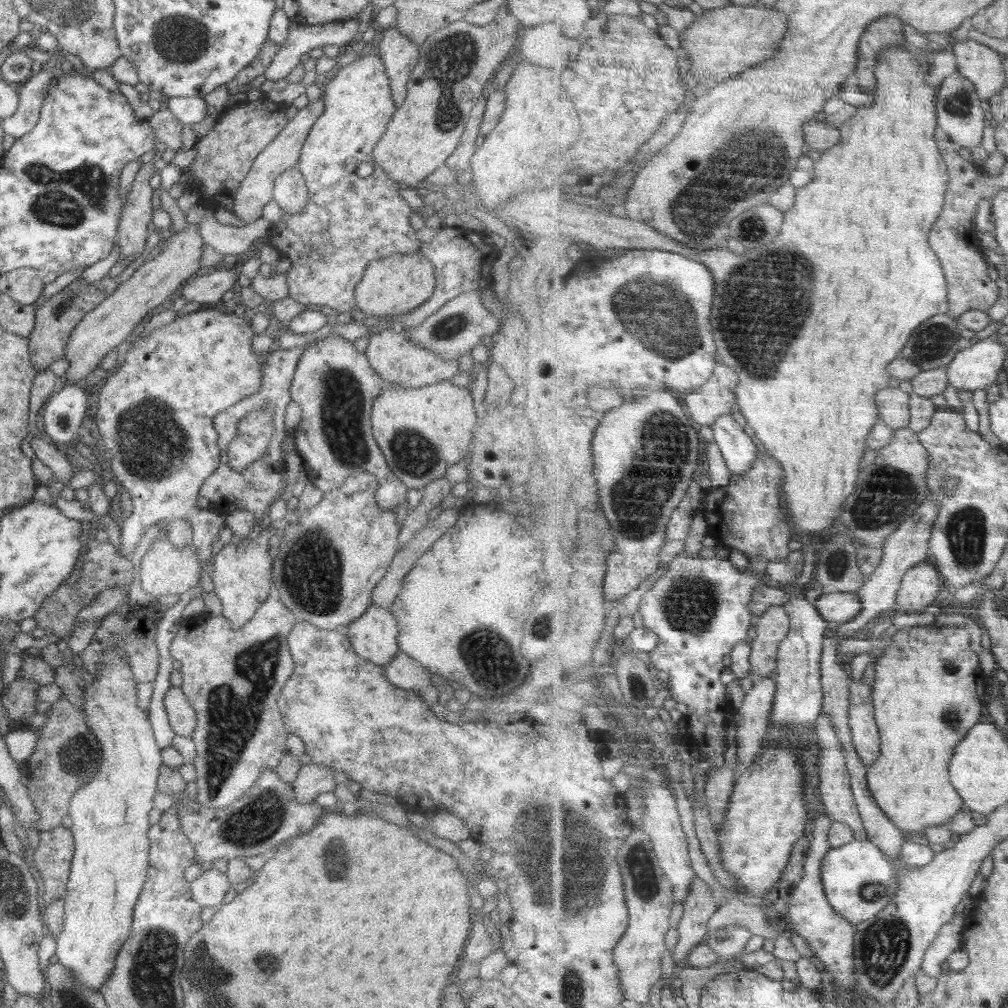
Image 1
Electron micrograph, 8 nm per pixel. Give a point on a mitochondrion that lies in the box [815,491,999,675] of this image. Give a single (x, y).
(966, 529)

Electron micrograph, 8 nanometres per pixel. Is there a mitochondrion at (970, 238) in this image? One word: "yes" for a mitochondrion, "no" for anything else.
no

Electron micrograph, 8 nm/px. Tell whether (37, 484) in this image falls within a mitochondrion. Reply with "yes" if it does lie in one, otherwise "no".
no

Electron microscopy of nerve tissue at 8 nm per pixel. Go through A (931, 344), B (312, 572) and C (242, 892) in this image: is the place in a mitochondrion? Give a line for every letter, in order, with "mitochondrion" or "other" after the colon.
A: mitochondrion
B: mitochondrion
C: other

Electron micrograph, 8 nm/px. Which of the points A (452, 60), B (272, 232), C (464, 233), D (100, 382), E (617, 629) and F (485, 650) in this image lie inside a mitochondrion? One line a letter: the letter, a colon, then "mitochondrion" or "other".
A: mitochondrion
B: other
C: other
D: other
E: other
F: mitochondrion

